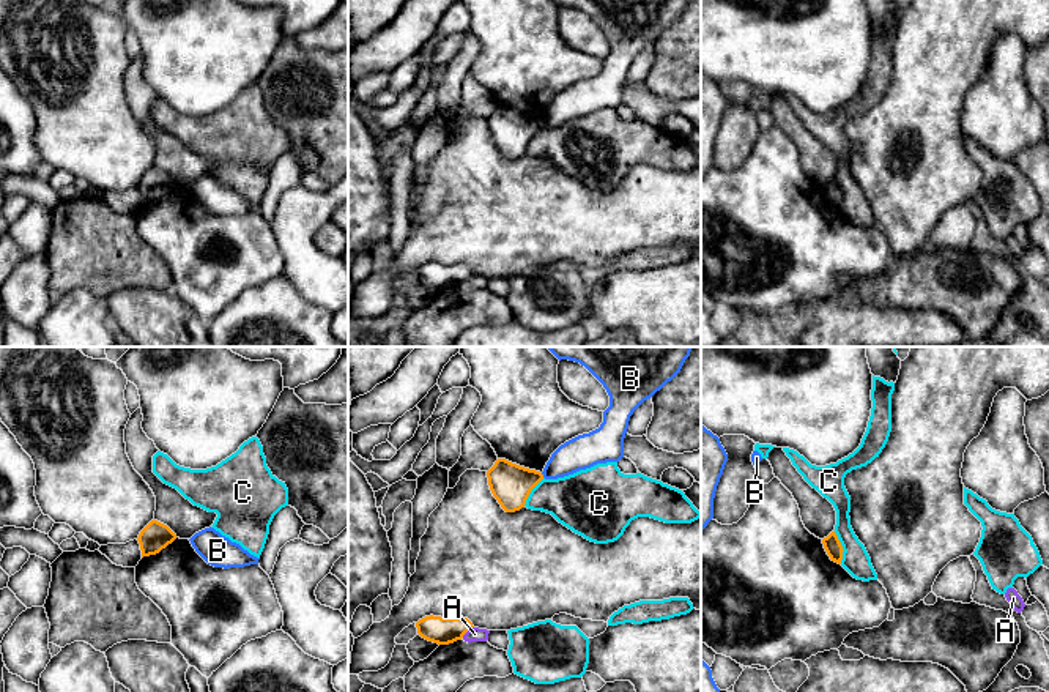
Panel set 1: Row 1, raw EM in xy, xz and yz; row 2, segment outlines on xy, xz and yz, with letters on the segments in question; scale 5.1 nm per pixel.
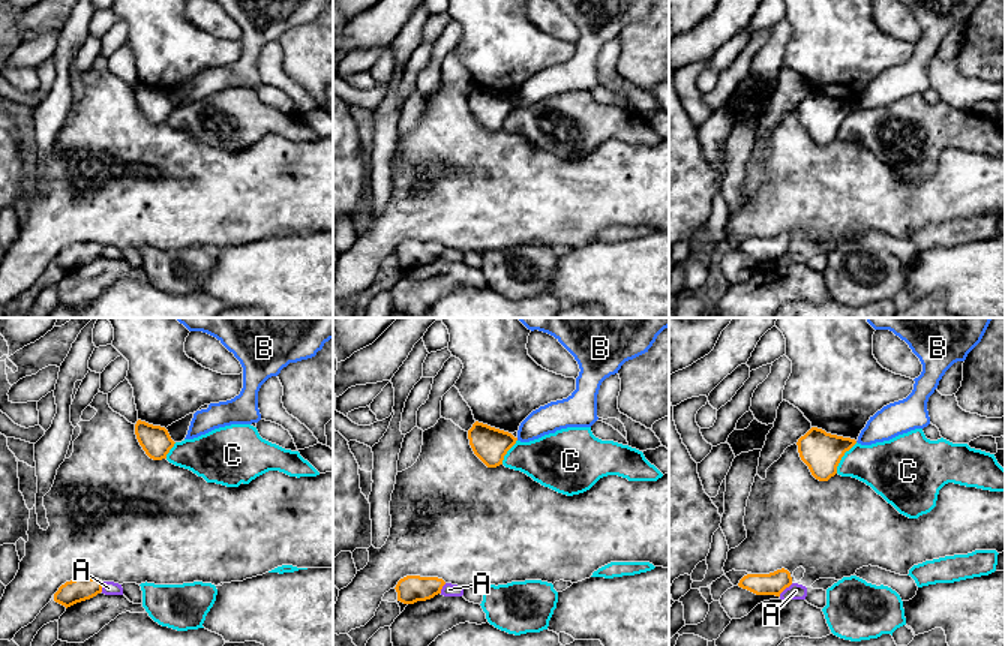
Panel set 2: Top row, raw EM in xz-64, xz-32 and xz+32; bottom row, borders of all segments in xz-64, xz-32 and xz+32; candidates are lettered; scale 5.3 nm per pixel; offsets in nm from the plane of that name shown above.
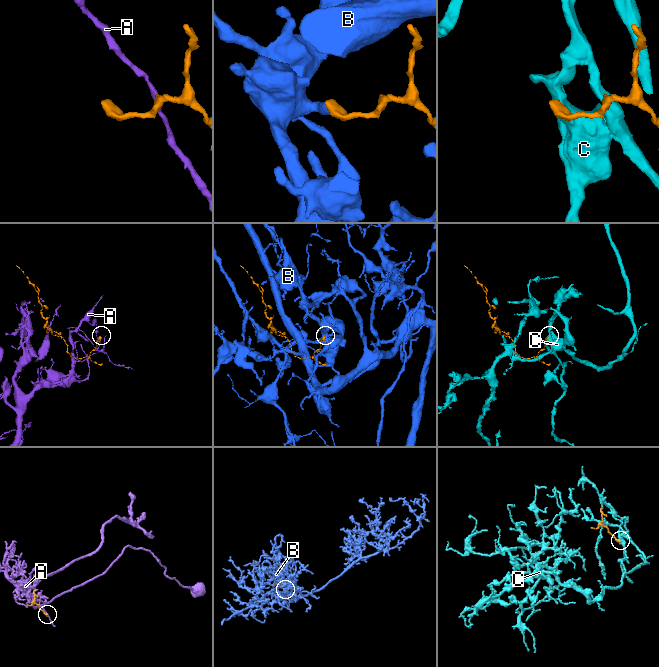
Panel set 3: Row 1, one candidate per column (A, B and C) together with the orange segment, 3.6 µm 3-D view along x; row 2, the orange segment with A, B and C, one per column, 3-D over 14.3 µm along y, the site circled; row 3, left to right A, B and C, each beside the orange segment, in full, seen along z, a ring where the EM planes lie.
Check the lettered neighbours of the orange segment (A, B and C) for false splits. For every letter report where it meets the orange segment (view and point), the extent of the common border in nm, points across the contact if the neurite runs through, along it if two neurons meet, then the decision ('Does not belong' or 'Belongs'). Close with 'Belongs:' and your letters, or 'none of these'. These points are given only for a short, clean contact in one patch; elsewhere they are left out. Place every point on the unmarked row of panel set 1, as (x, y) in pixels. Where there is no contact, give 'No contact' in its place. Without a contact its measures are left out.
A: Touches orange at xz (467, 278). Shared border 90 nm. Boundary: xz (473, 273), (462, 284). Does not belong
B: Touches orange at xz (542, 122). Shared border 30 nm. Boundary: xz (541, 120), (544, 123). Does not belong
C: Touches orange at yz (841, 194). Shared border 170 nm. Boundary: yz (834, 178), (843, 197), (841, 210). Does not belong
Belongs: none of these

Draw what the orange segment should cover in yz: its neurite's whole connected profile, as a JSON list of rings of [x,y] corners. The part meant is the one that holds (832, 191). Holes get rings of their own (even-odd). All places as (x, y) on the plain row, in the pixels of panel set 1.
[[[832,178],[827,184],[822,186],[824,195],[832,208],[841,211],[843,206],[843,192],[835,178]]]

